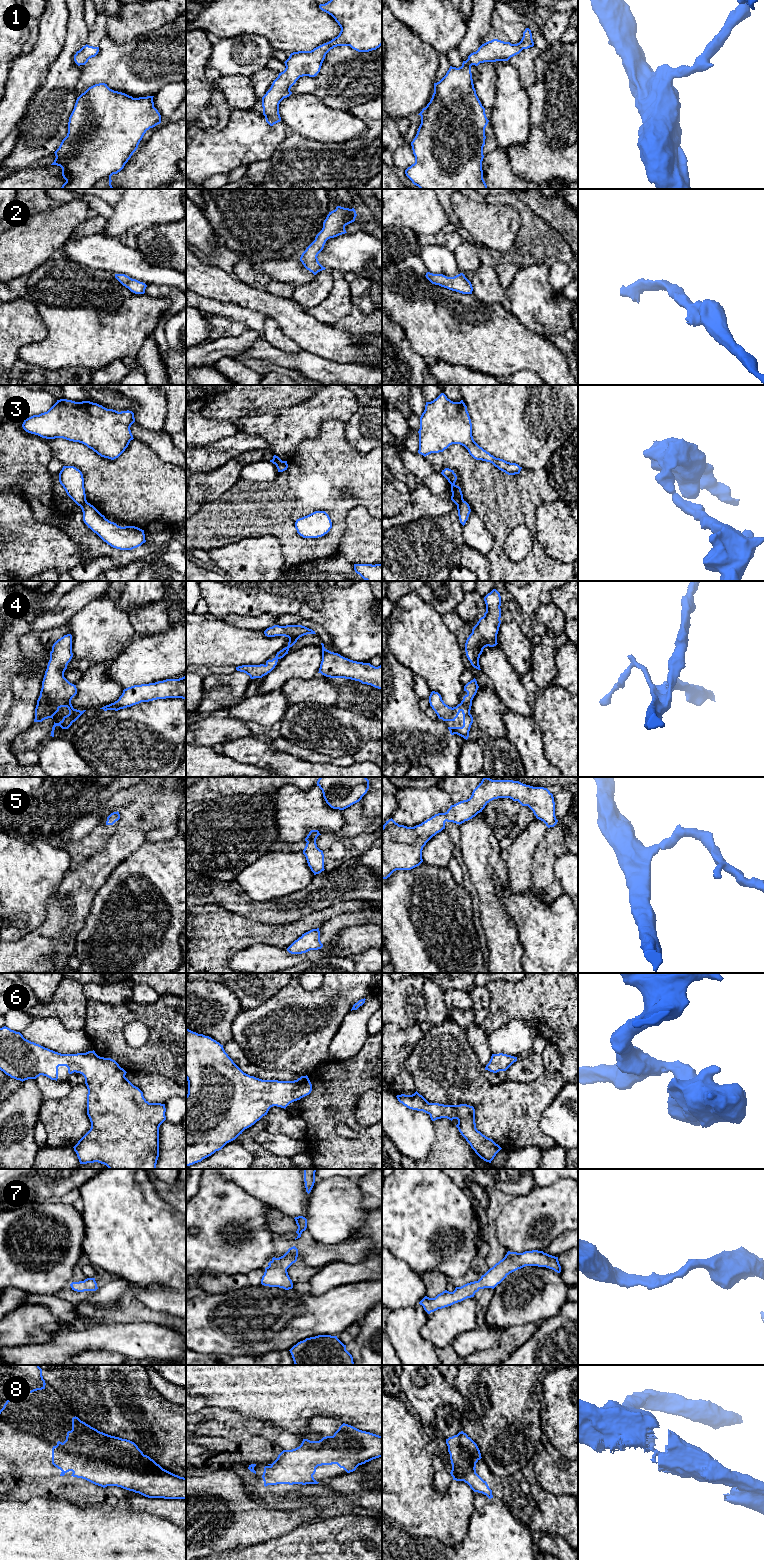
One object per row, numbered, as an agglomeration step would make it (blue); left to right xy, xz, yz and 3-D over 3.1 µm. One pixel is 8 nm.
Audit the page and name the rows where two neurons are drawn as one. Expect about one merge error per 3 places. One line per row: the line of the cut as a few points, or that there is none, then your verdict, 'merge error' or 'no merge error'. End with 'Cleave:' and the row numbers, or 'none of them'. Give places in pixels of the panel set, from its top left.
1: cut none; no merge error
2: cut none; no merge error
3: cut xy (86, 501), (80, 506); merge error
4: cut none; no merge error
5: cut none; no merge error
6: cut none; no merge error
7: cut none; no merge error
8: cut none; no merge error
Cleave: 3

